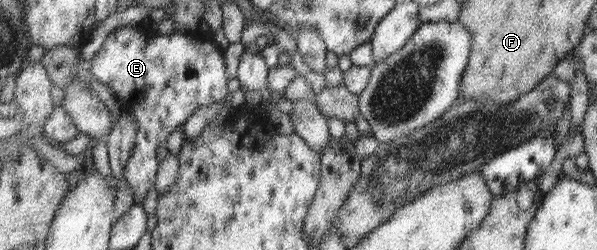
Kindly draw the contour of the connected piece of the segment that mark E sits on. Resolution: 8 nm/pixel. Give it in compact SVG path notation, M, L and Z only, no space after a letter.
M143 22L135 25L123 25L113 31L97 56L91 61L90 71L99 82L109 85L113 89L117 100L121 103L122 111L130 113L136 120L138 130L131 155L124 169L124 177L133 188L136 197L135 203L141 204L145 193L156 185L156 175L160 169L160 163L157 161L159 147L163 147L167 143L169 135L175 129L180 129L180 126L197 109L223 104L229 98L227 83L230 80L230 73L227 72L225 53L223 49L215 45L212 33L182 34L175 30L170 35L159 35L147 22Z

